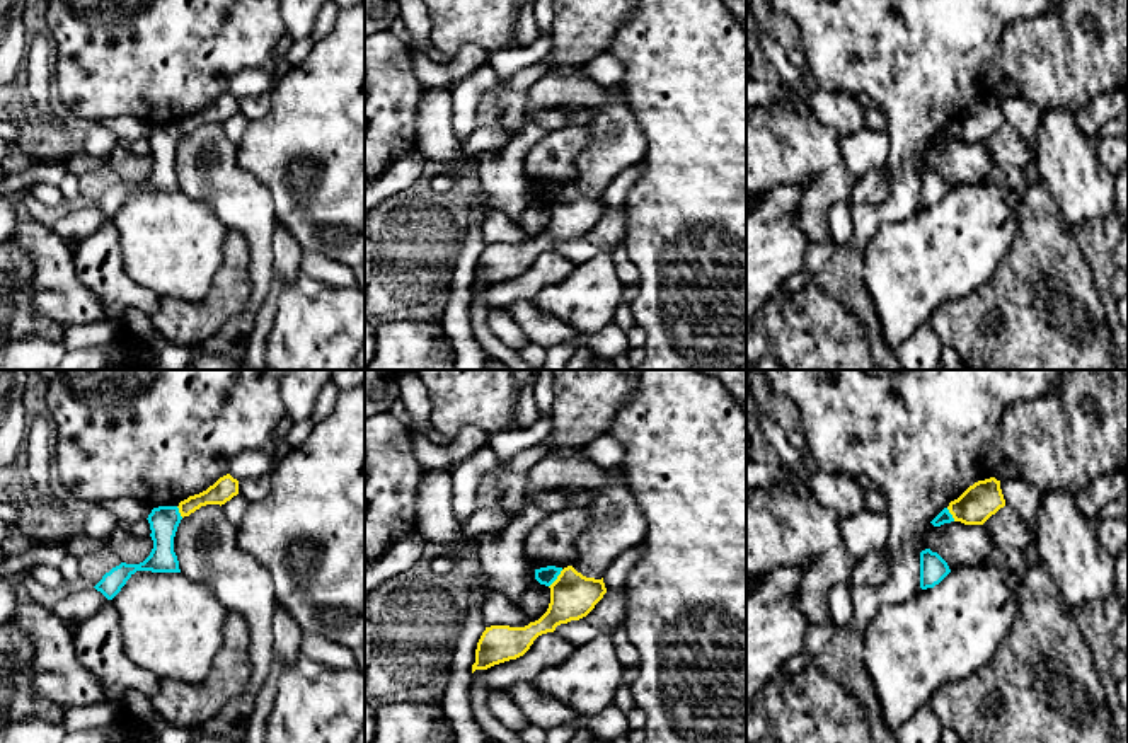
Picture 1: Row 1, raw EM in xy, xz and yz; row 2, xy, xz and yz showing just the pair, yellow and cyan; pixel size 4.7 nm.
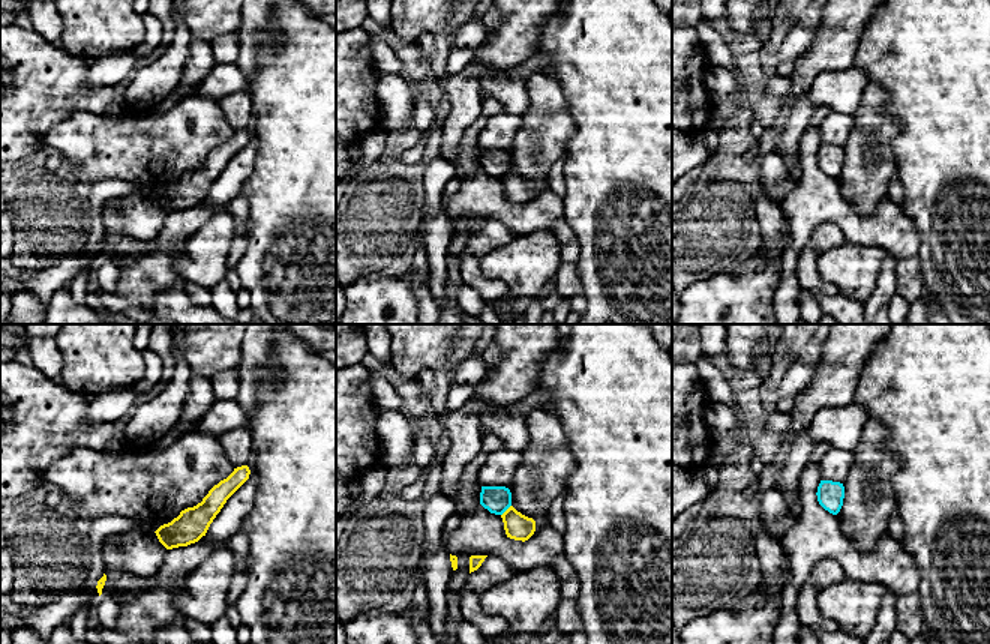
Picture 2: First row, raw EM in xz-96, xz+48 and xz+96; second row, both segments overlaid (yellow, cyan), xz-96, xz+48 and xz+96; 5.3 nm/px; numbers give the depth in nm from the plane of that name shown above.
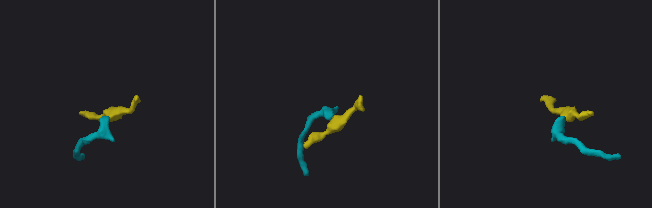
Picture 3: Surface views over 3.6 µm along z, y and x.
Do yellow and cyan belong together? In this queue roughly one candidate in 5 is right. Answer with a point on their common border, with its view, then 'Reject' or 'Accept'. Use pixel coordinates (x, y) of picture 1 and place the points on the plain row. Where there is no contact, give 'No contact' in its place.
Touches yellow at xz (558, 196). Reject

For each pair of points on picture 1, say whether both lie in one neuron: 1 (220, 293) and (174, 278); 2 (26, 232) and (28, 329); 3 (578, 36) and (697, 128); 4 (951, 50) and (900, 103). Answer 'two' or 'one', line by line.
1: two
2: two
3: two
4: one

